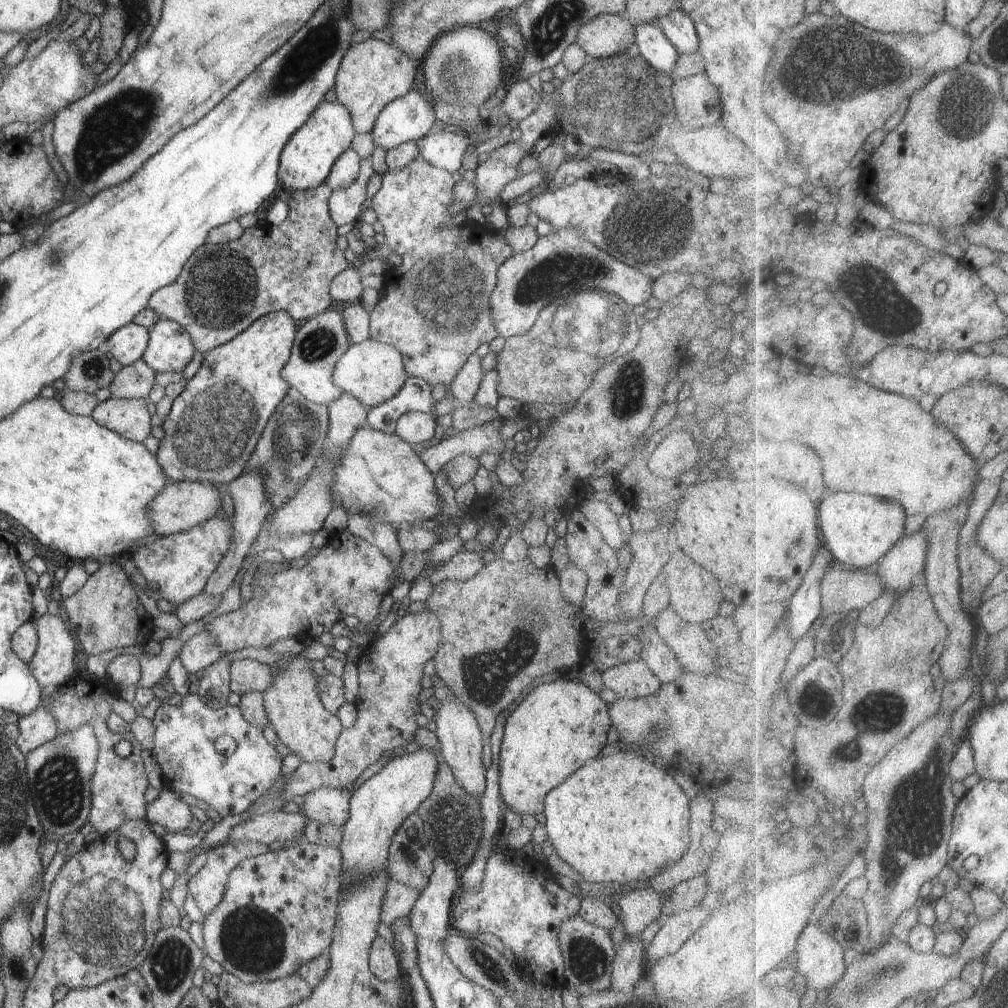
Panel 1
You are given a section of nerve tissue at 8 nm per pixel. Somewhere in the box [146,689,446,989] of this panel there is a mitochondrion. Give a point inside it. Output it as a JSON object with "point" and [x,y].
{"point":[250,938]}

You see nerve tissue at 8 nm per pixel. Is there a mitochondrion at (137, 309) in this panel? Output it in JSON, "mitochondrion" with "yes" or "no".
{"mitochondrion":"no"}

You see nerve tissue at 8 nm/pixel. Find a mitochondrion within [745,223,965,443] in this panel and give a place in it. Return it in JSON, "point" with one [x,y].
{"point":[885,305]}

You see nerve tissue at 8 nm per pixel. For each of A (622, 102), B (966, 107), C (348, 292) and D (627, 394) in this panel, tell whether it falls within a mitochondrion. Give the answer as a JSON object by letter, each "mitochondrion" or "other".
{"A":"mitochondrion","B":"mitochondrion","C":"other","D":"mitochondrion"}

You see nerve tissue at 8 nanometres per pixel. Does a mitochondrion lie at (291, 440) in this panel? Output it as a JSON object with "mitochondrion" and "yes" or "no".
{"mitochondrion":"yes"}

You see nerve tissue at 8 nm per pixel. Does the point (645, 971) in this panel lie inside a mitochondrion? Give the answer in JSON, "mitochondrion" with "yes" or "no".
{"mitochondrion":"no"}

